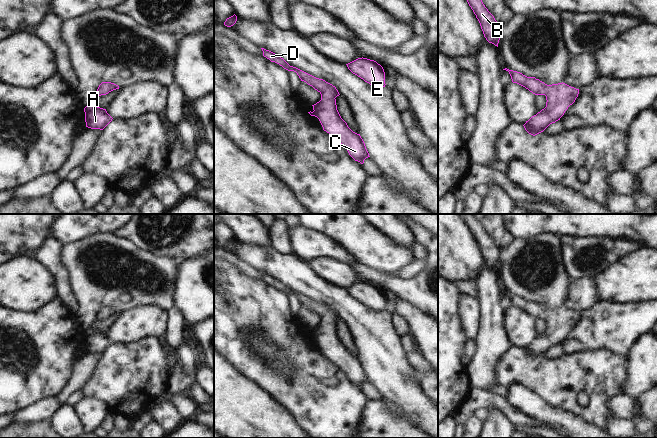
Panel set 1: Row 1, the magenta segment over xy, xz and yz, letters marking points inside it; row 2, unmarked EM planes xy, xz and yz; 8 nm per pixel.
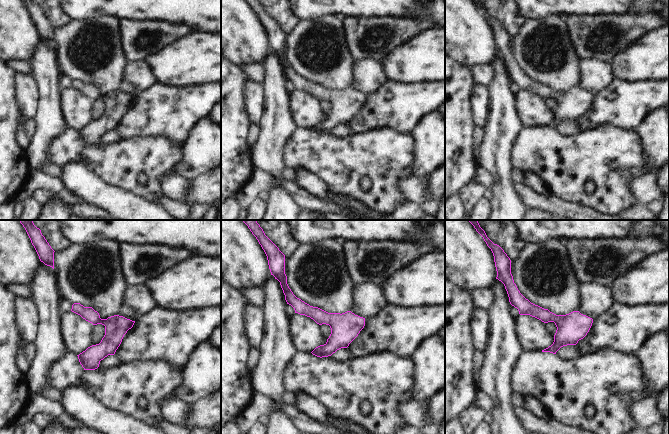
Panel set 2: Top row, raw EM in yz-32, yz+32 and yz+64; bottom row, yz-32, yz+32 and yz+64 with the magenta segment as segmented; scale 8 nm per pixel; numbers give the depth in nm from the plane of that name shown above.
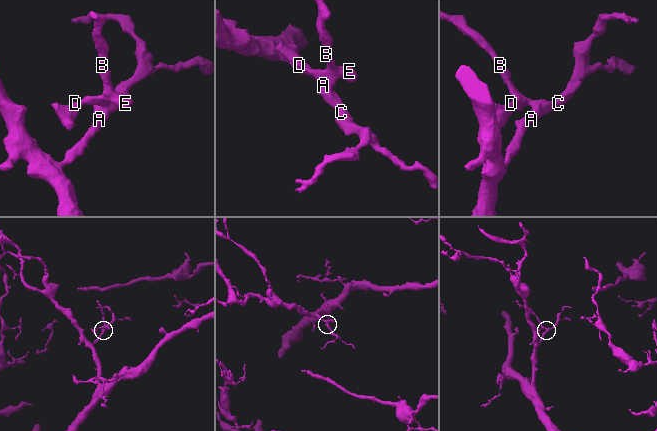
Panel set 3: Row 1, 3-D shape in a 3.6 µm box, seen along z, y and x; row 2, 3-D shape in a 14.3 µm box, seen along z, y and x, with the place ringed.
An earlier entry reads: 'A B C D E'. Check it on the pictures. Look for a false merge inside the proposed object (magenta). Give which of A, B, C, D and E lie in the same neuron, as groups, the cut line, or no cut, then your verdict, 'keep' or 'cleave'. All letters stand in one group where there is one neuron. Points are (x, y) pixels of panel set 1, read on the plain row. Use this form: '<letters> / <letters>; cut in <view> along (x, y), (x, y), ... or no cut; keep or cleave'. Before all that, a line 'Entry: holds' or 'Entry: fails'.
Entry: holds
A B C D E; no cut; keep

